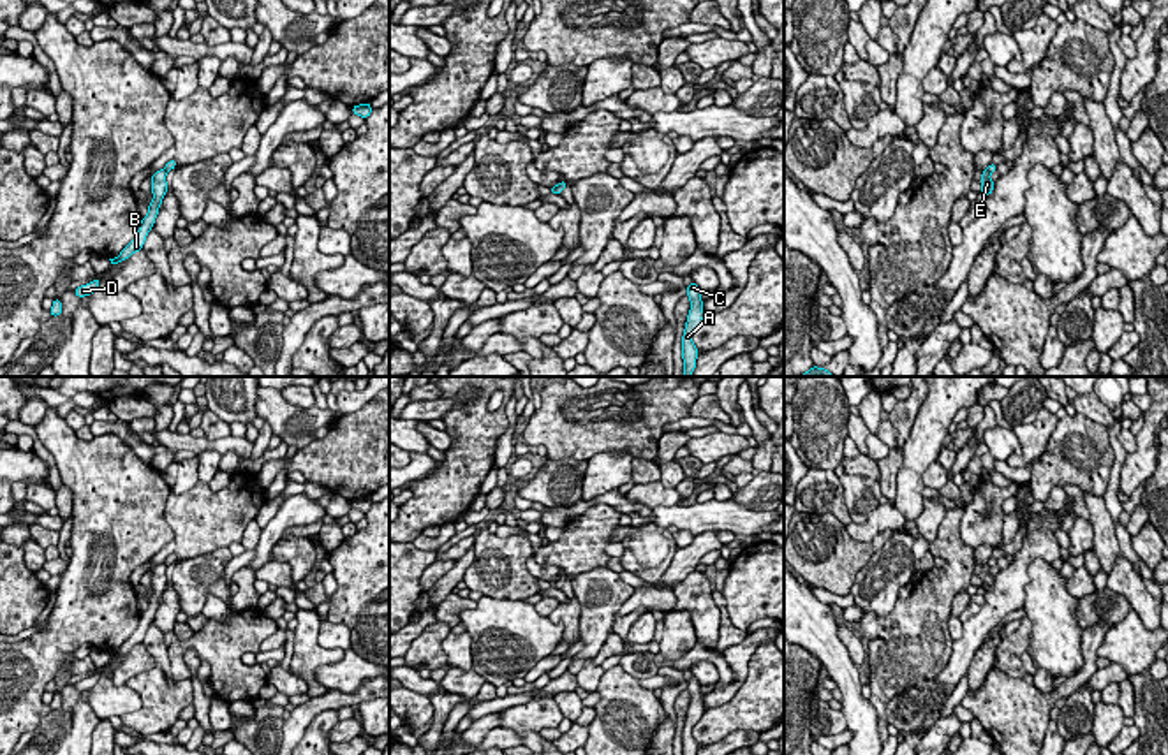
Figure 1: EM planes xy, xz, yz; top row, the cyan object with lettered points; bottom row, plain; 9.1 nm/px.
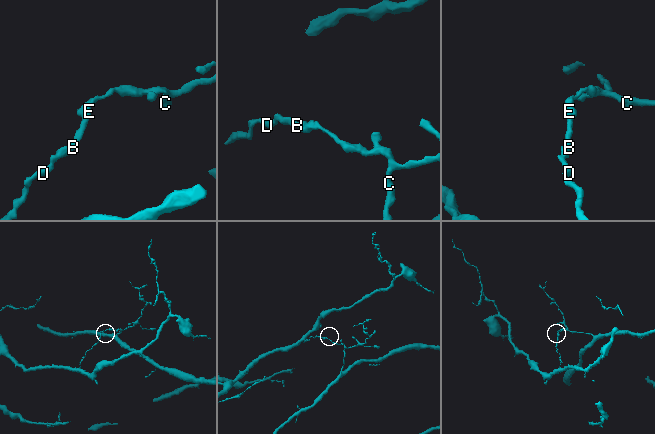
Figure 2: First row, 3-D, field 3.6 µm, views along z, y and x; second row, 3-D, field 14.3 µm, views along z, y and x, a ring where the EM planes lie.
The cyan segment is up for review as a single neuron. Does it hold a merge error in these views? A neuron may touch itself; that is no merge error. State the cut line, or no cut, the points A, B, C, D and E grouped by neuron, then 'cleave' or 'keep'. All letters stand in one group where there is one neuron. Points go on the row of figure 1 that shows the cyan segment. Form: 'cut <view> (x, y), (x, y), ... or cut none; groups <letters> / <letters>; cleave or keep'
cut xz (561, 183), (554, 192); groups A C / B D E; cleave

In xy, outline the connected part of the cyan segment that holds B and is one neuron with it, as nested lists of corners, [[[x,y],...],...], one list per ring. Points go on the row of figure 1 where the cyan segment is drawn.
[[[164,169],[152,174],[153,201],[148,206],[148,215],[141,218],[139,231],[134,239],[120,252],[118,257],[109,259],[113,266],[129,259],[132,253],[141,252],[148,232],[153,229],[155,218],[159,215],[159,206],[162,204],[162,199],[167,192],[166,174],[167,172]]]

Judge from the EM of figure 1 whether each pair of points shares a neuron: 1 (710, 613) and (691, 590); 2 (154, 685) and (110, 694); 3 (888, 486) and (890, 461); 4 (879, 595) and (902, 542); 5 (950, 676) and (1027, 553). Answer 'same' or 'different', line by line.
1: same
2: different
3: same
4: same
5: same

